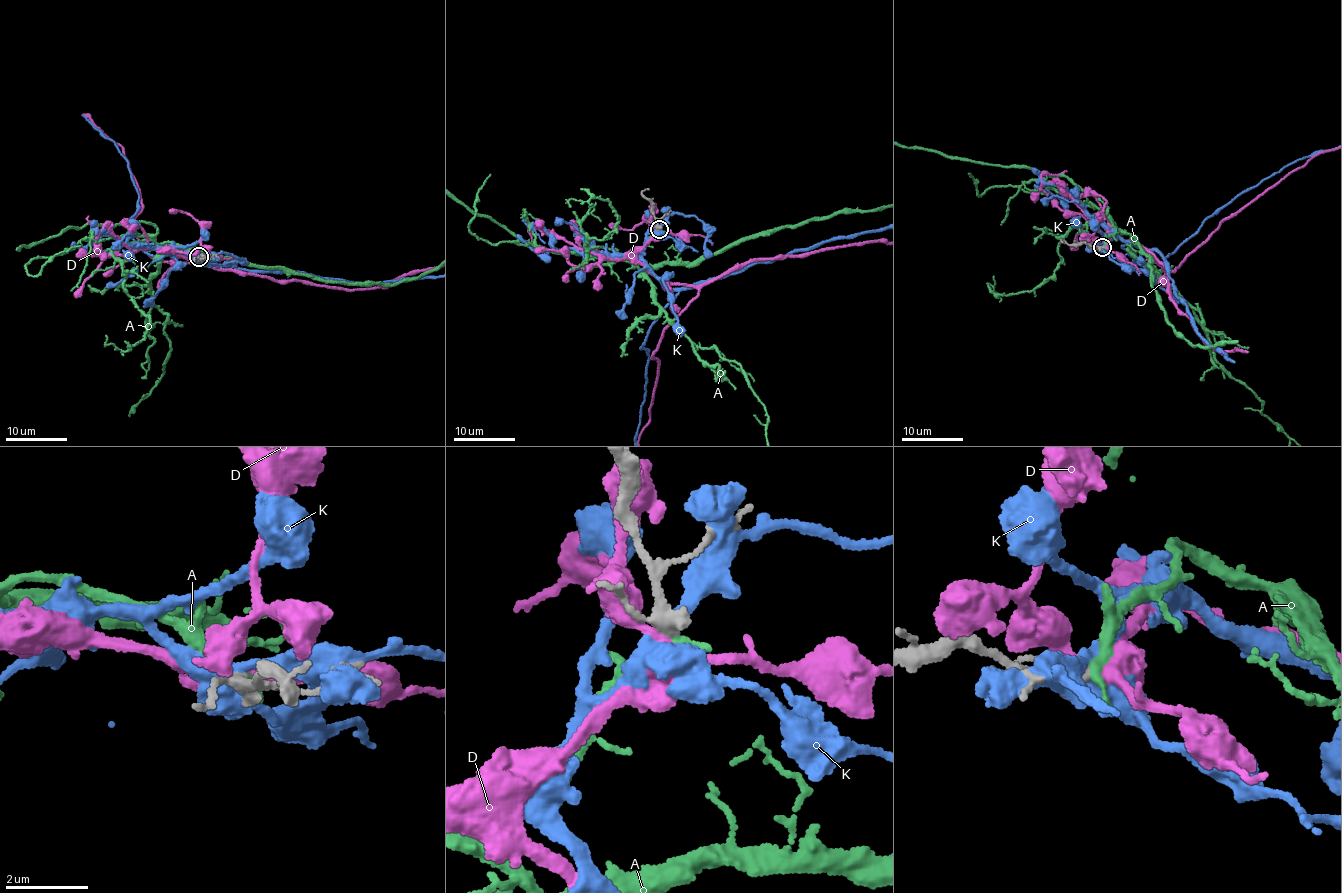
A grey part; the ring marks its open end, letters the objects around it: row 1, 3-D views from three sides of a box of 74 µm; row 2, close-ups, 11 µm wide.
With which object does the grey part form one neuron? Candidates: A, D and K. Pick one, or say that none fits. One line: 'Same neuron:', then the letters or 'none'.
Same neuron: A

